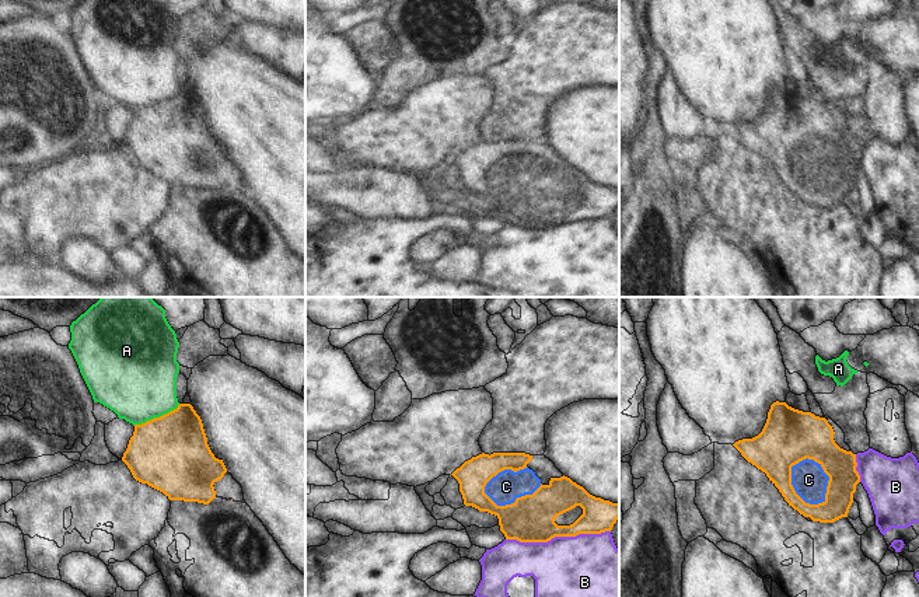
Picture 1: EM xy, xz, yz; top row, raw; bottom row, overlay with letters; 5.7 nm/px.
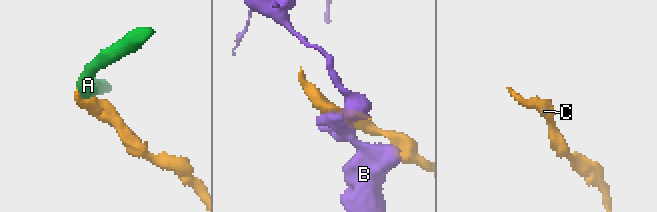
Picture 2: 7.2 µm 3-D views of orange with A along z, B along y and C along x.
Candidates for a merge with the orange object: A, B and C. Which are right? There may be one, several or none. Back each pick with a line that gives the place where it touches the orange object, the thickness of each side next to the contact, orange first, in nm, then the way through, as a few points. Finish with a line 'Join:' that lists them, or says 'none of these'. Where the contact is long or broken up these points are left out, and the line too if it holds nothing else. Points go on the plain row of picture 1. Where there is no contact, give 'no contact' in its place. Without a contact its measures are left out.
C: meets orange in yz at (795, 178); 240 nm thick on the orange side, 200 nm on the other; runs through yz (775, 140), (792, 157), (795, 178), (809, 166)
Join: C

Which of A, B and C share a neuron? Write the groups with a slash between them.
A / B / C

